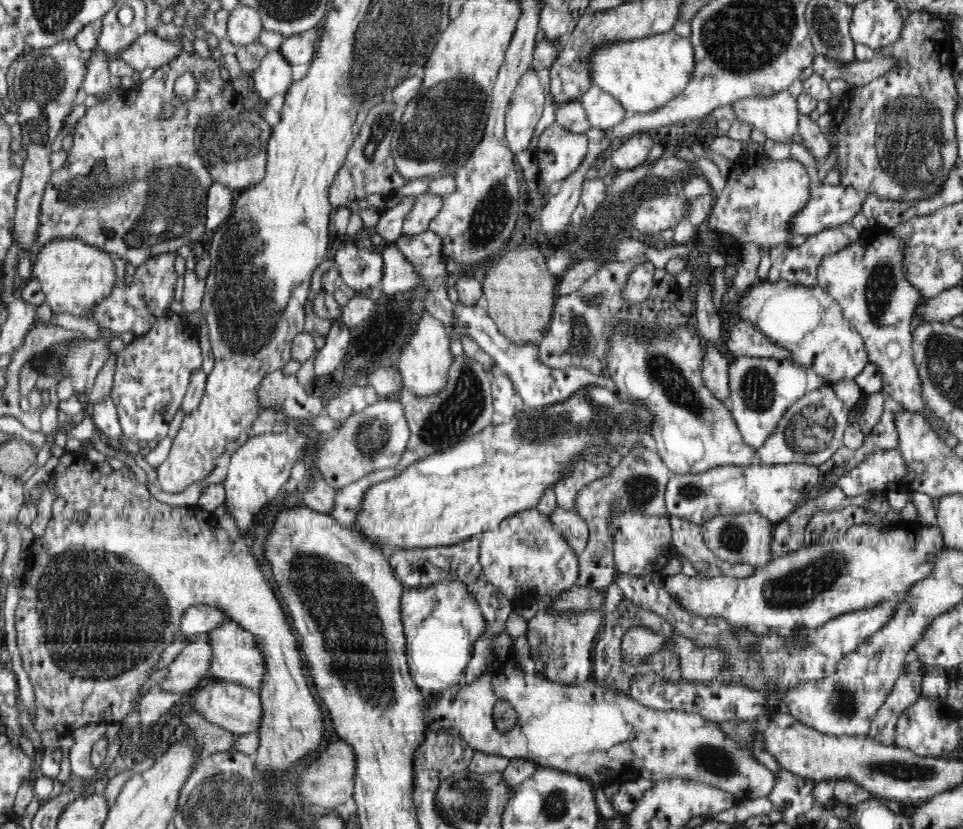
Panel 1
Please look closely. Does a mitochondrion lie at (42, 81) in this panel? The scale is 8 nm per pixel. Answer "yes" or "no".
yes

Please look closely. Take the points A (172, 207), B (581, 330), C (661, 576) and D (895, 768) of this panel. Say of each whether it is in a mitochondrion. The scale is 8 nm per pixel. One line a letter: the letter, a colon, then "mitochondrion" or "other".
A: mitochondrion
B: mitochondrion
C: other
D: mitochondrion

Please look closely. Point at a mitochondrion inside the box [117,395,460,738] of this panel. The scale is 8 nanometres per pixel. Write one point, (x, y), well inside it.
(342, 607)

